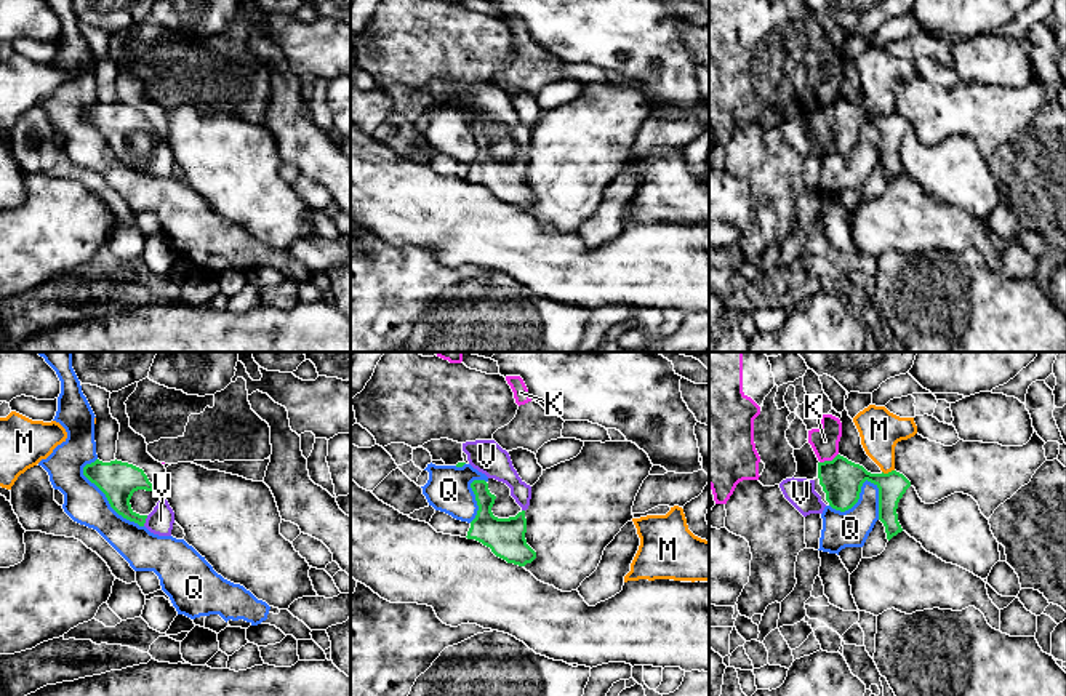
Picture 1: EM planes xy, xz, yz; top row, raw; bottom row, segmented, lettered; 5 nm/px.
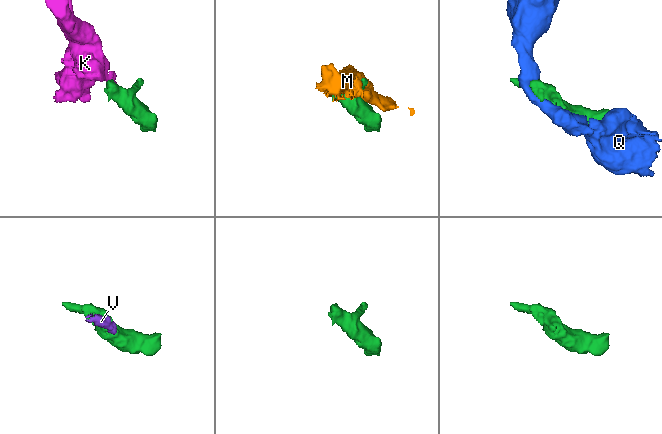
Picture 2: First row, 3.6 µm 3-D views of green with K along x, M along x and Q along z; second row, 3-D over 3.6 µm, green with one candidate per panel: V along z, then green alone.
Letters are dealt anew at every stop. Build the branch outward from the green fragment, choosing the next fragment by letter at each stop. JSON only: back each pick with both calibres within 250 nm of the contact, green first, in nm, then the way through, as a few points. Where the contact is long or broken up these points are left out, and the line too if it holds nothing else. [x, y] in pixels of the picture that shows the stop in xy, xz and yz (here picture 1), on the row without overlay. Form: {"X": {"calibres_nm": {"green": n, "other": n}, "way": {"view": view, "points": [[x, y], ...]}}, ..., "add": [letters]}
{"V": {"calibres_nm": {"green": 190, "other": 130}, "way": {"view": "xy", "points": [[117, 122], [120, 146], [144, 162], [160, 162]]}}, "add": ["V"]}

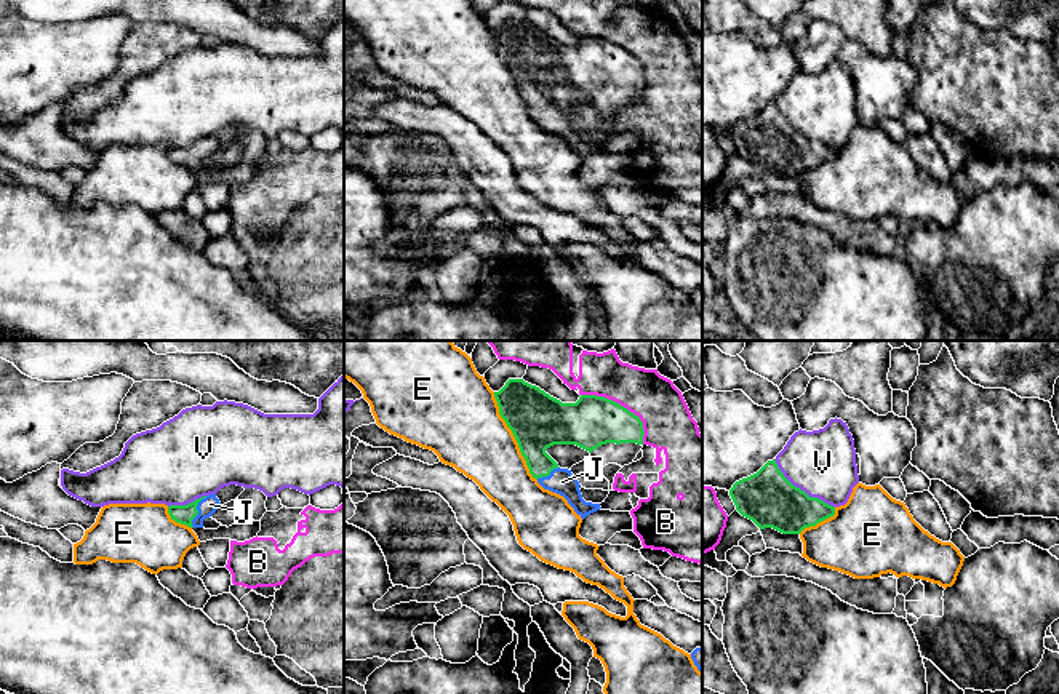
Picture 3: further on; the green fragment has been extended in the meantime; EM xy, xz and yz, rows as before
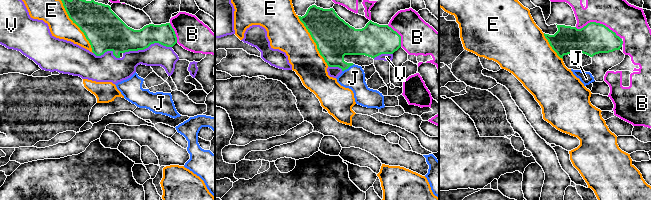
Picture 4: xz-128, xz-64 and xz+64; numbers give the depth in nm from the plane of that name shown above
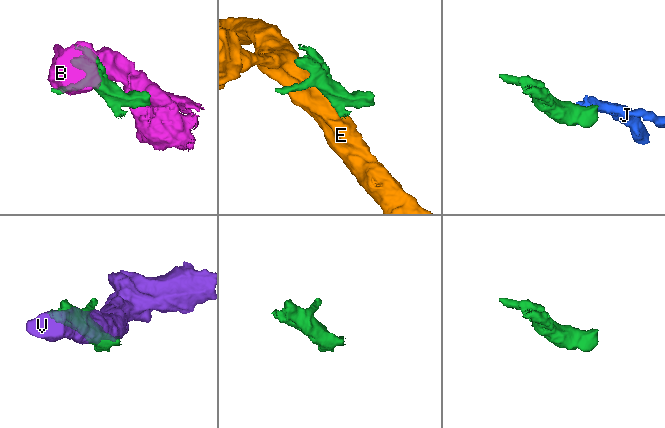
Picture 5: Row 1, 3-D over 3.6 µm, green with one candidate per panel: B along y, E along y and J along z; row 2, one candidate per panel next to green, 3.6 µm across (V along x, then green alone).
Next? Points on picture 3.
{"J": {"calibres_nm": {"green": 100, "other": 90}, "way": {"view": "xy", "points": [[181, 155], [197, 152], [210, 146]]}}, "add": ["J"]}

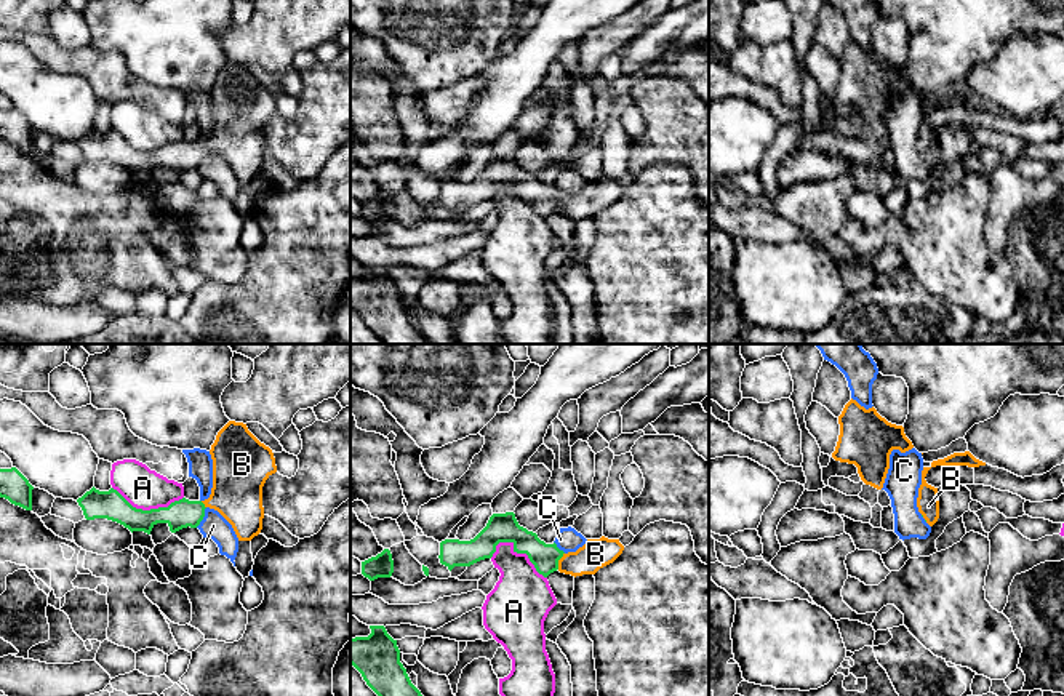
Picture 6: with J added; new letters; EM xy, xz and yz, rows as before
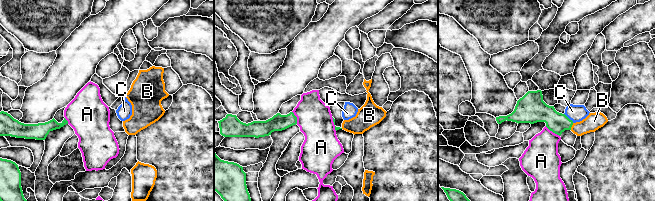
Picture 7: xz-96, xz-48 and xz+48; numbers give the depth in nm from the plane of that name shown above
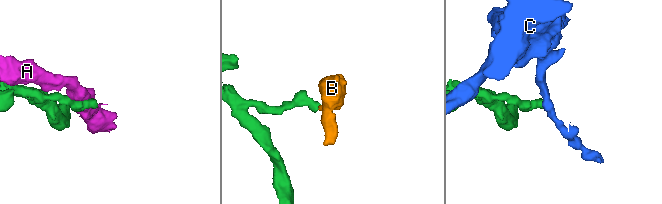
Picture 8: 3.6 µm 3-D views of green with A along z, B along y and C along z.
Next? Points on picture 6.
{"B": {"calibres_nm": {"green": 140, "other": 150}, "way": {"view": "xz", "points": [[544, 199], [559, 200], [589, 200], [596, 196]]}}, "add": ["B"]}

